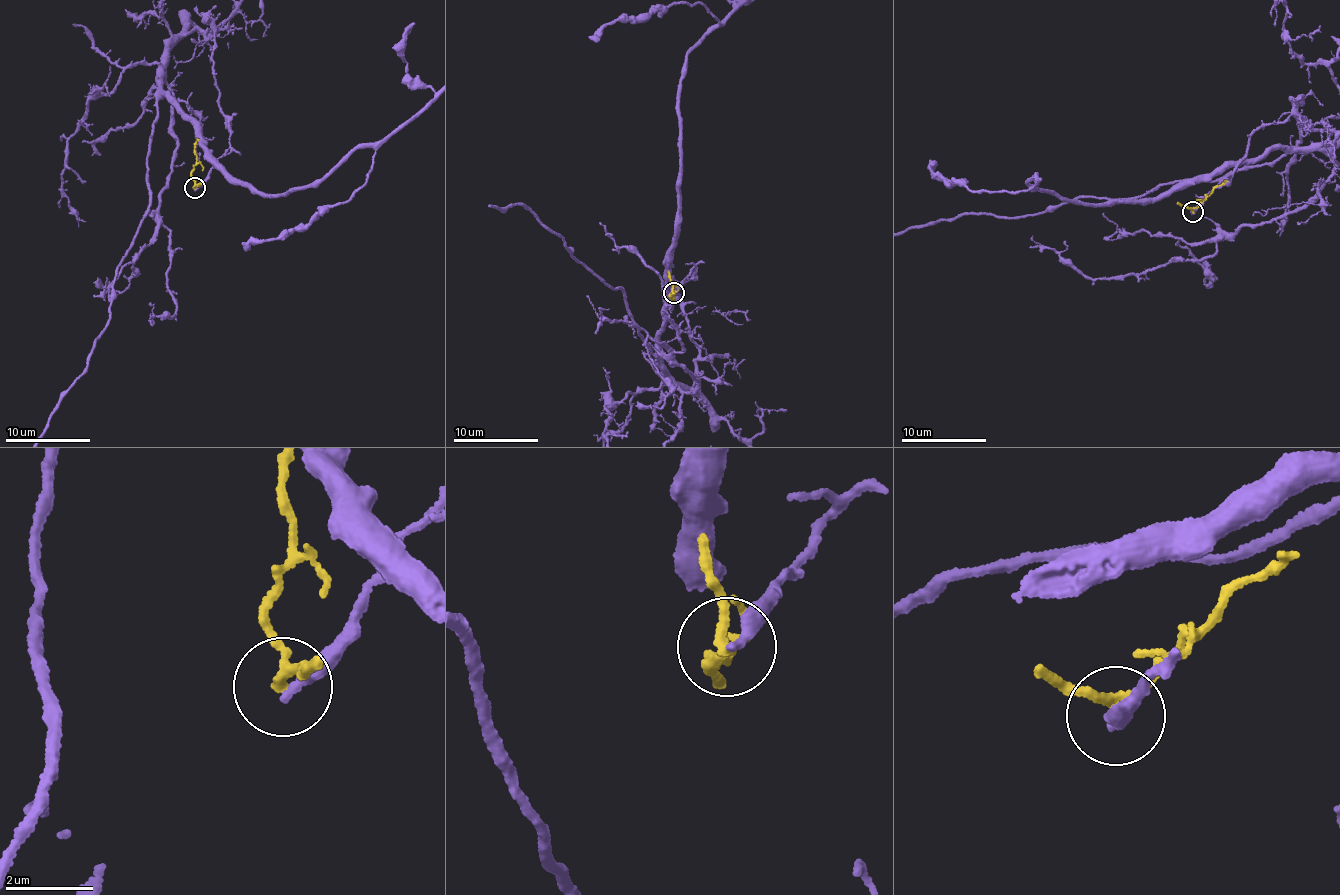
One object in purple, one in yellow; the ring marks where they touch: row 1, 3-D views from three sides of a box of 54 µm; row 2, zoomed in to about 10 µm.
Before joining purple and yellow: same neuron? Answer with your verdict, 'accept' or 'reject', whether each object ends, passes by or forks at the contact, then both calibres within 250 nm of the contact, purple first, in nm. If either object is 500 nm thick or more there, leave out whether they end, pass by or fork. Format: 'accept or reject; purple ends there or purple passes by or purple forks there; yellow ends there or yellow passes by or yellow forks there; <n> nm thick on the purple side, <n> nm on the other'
reject; purple ends there; yellow passes by; 240 nm thick on the purple side, 190 nm on the other

